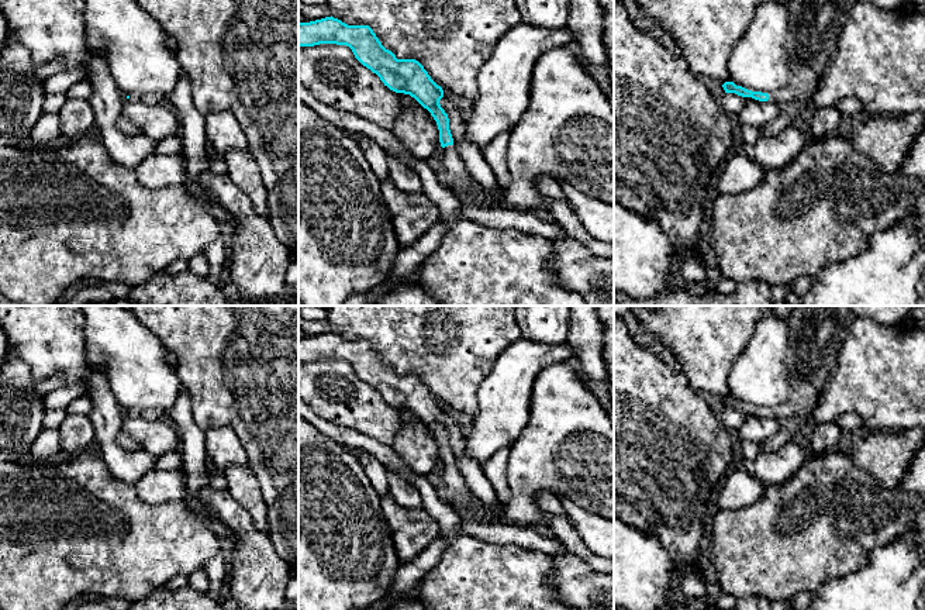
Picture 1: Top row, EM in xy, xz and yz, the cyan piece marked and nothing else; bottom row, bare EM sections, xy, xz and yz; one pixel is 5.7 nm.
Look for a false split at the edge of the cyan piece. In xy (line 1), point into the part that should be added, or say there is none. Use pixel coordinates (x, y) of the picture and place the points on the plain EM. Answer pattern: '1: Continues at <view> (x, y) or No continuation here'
1: No continuation here

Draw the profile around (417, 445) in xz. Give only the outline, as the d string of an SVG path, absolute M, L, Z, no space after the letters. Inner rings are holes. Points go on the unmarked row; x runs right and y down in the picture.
M404 409L397 410L403 425L390 447L405 466L418 475L429 476L441 466L436 437L414 413Z

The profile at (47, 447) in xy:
M44 428L31 447L31 461L52 462L61 455L61 434L58 428Z

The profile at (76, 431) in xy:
M68 414L59 425L61 455L69 459L96 447L94 428L87 414Z

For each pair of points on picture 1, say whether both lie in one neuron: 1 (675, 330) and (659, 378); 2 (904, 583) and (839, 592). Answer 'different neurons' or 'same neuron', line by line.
1: different neurons
2: same neuron

